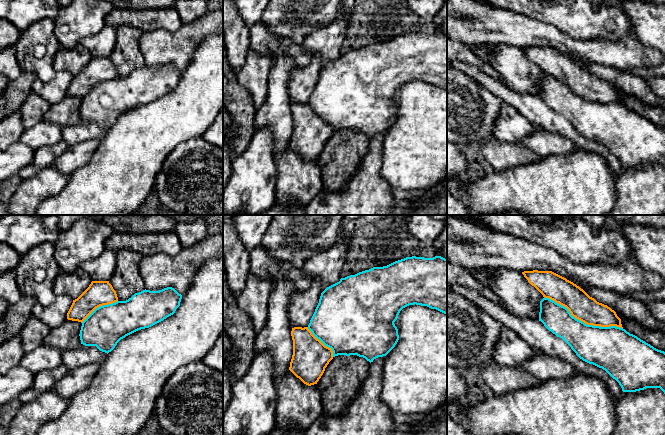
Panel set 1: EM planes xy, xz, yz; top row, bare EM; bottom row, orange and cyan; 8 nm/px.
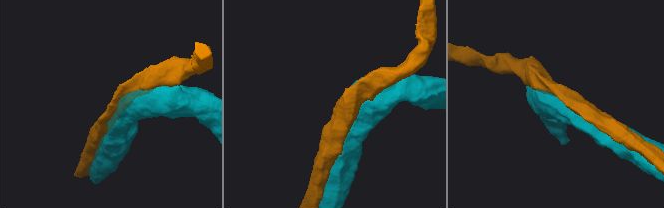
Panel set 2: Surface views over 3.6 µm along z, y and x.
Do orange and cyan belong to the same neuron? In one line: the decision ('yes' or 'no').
yes

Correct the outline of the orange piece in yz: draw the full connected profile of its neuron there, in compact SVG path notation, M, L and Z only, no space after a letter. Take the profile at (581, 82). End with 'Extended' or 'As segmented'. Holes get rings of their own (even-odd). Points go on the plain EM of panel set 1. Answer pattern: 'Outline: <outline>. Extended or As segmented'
Outline: M533 46L533 47L524 47L522 48L522 50L528 56L528 58L532 62L534 62L544 73L540 77L539 97L541 97L544 100L544 102L553 110L555 110L557 113L562 114L571 123L571 125L576 129L576 131L580 135L605 146L613 155L615 155L619 159L623 168L636 168L636 167L644 166L646 164L660 164L665 170L665 128L664 127L654 124L653 122L641 116L637 112L627 108L622 103L621 95L617 92L614 86L612 86L607 81L597 78L594 74L590 73L583 65L581 65L573 58L567 56L566 54L552 47Z. Extended

